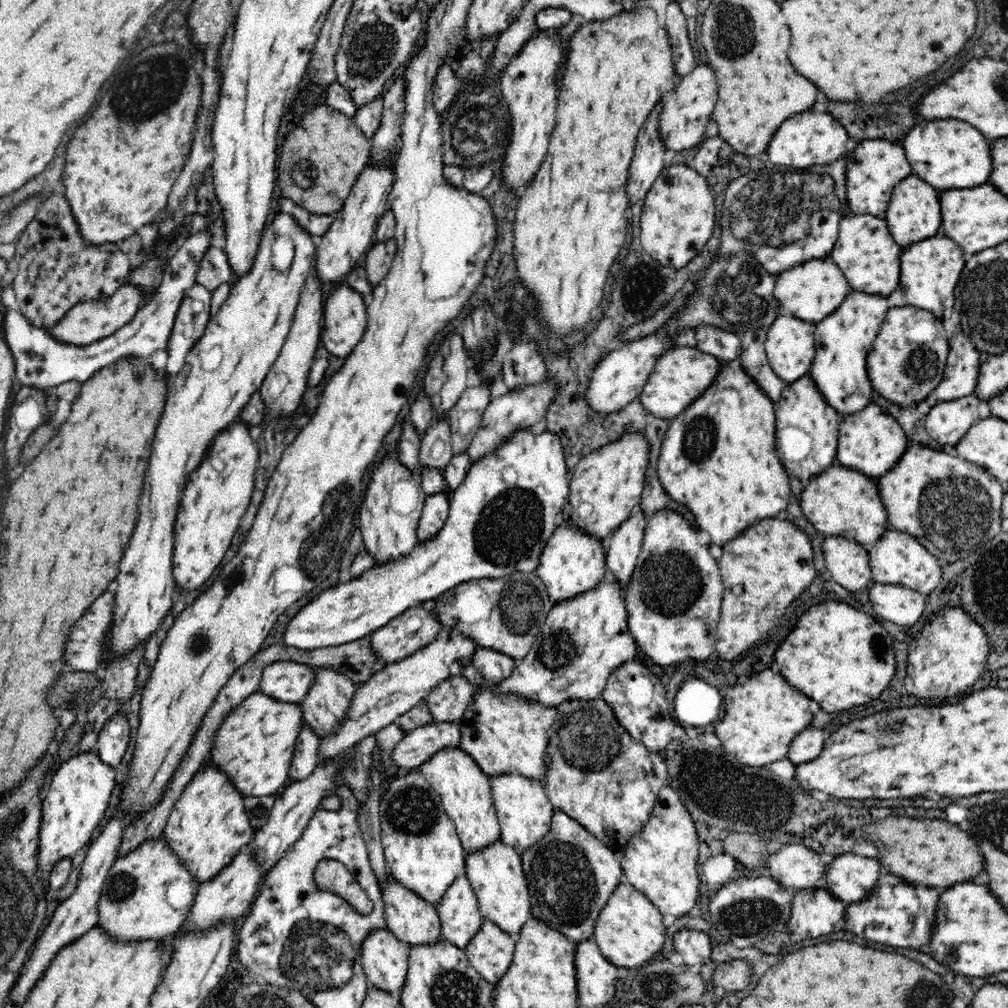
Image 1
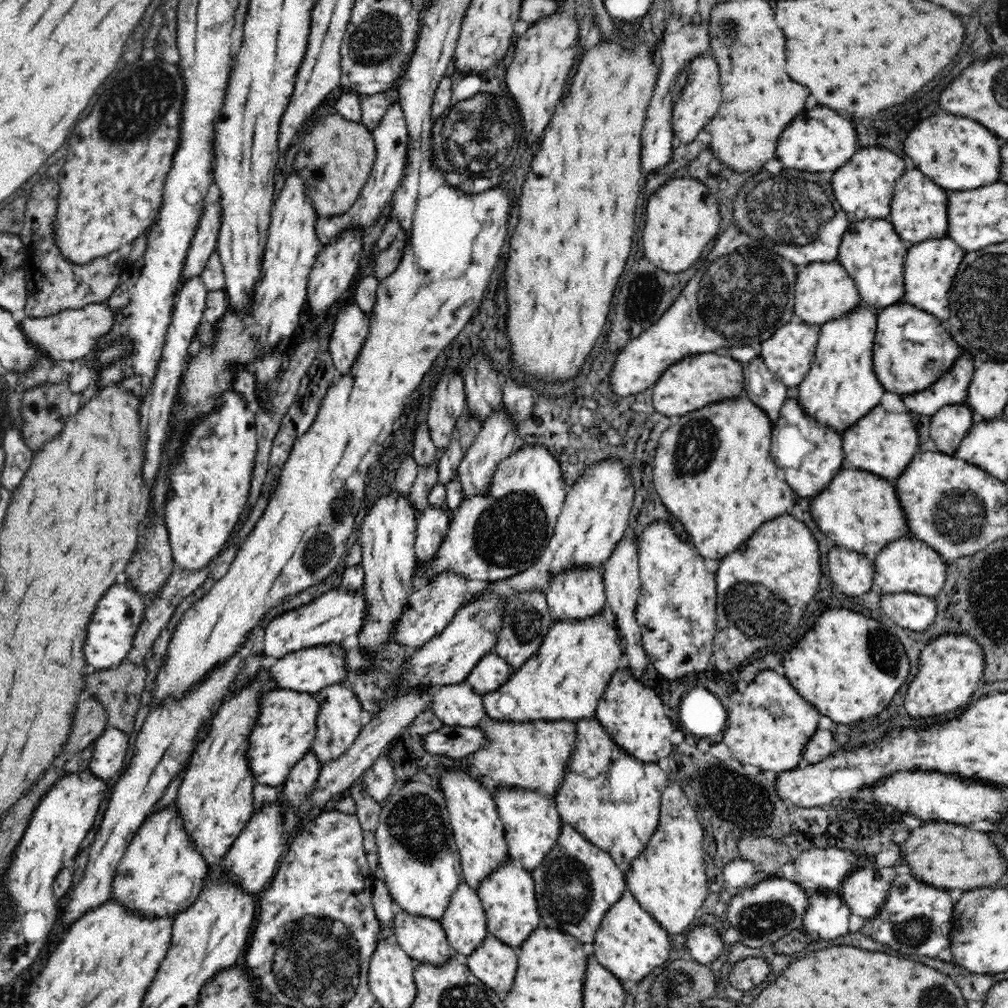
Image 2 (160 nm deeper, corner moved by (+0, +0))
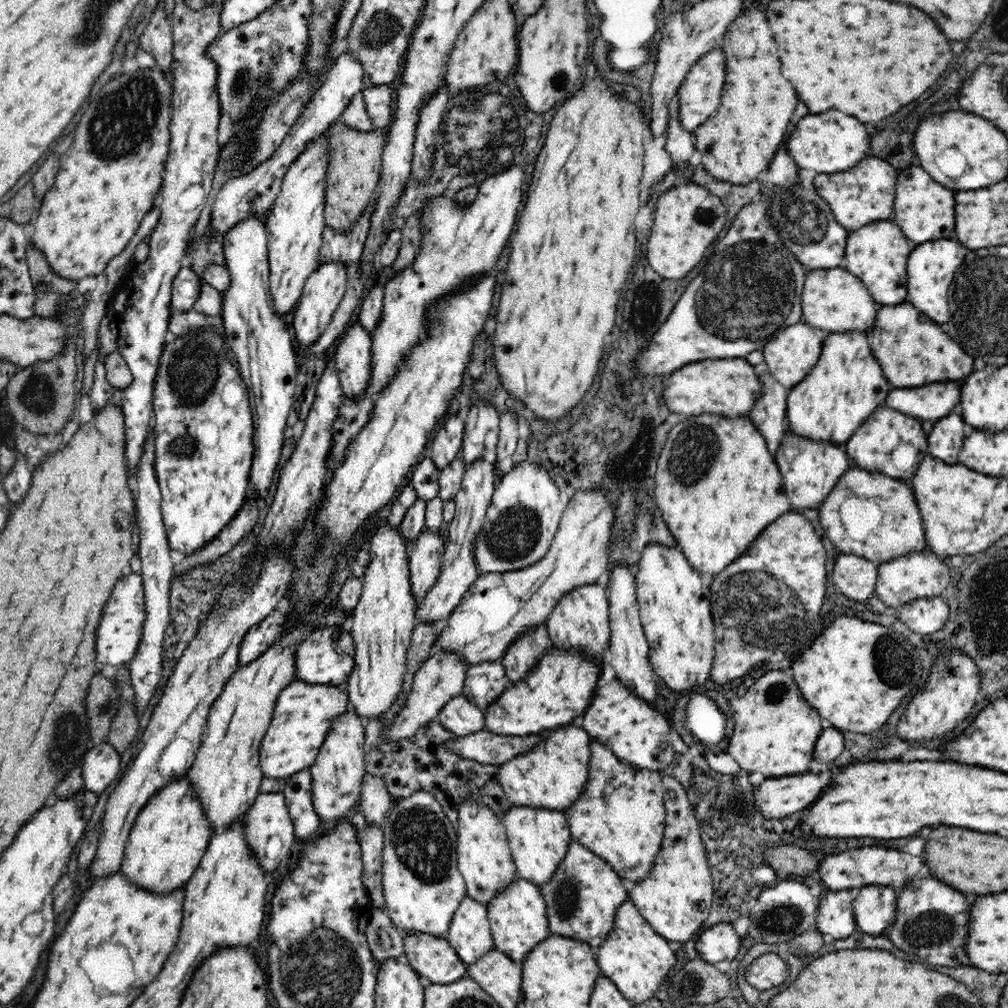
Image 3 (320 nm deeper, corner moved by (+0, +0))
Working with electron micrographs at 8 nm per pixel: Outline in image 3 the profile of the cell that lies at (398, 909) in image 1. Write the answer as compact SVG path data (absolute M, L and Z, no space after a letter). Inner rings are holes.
M404 932L403 936L409 965L432 984L456 982L467 975L467 965L446 938L422 932Z

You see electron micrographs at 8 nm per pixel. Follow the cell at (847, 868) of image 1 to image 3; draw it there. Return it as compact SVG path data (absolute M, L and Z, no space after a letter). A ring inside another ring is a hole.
M864 886L855 891L852 908L855 921L866 935L884 935L896 918L898 892L893 886Z

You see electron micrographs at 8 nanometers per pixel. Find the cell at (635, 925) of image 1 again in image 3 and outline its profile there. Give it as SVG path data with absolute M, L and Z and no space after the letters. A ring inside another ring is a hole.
M631 900L618 906L612 932L598 948L596 962L601 974L614 982L624 998L634 1005L650 1000L669 976L674 974L676 956L669 942L650 926Z

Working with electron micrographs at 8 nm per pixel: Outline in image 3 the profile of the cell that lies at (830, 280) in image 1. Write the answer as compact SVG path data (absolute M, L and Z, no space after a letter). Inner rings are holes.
M847 269L808 270L801 296L802 321L820 330L848 332L863 330L868 333L876 322L876 304L866 285Z

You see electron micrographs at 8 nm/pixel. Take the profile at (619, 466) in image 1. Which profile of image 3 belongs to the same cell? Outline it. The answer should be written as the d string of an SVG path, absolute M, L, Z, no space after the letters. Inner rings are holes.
M588 490L578 492L566 505L558 530L554 535L550 550L542 561L518 571L502 574L484 573L470 586L462 598L461 604L450 614L437 634L433 643L435 651L444 654L454 654L470 666L482 662L501 661L508 646L526 630L545 624L554 611L558 600L578 586L603 581L608 573L608 546L610 546L610 531L614 522L614 508L608 504L604 490Z

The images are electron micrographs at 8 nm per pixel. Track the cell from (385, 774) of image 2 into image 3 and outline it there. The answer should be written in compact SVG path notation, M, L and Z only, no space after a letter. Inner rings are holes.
M367 772L362 778L358 806L367 824L381 827L386 820L386 814L392 808L392 800L394 798L387 791L384 781L379 776L372 776Z

